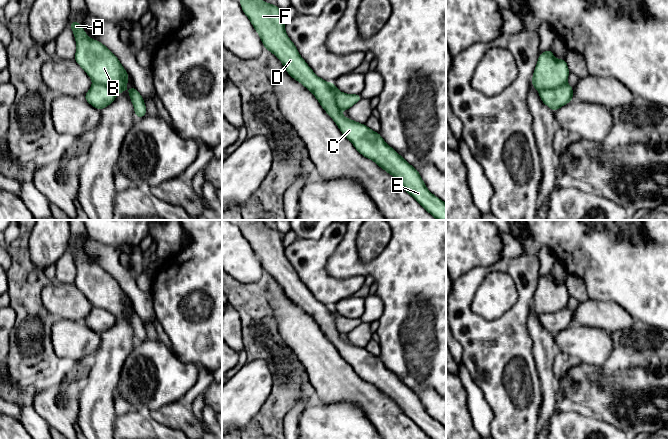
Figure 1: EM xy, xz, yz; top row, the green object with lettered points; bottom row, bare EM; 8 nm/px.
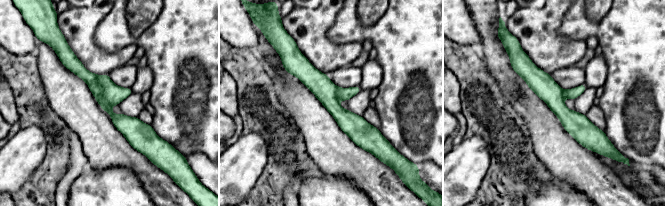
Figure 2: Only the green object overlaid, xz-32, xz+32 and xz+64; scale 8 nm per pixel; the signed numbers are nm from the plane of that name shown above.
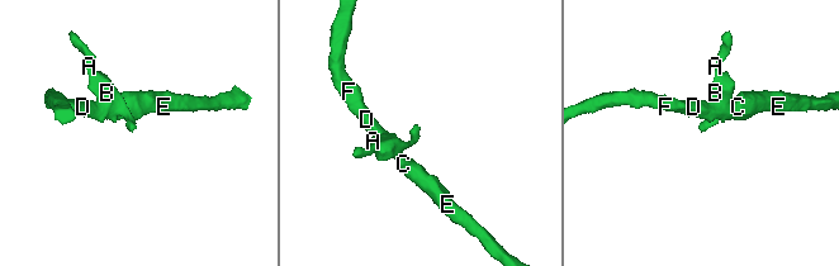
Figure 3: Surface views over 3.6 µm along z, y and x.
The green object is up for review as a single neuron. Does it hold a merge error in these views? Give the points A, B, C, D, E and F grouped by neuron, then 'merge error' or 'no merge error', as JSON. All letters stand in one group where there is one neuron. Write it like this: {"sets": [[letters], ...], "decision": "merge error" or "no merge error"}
{"sets": [["A", "B"], ["C", "D", "E", "F"]], "decision": "merge error"}

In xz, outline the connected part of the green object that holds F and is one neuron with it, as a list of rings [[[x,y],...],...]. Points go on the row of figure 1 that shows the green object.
[[[239,0],[263,46],[283,64],[288,74],[306,87],[333,119],[341,133],[356,150],[392,175],[428,213],[437,220],[446,220],[446,203],[432,194],[416,168],[386,144],[380,133],[349,118],[345,118],[336,104],[335,91],[329,82],[318,77],[300,56],[285,32],[282,11],[263,0]]]

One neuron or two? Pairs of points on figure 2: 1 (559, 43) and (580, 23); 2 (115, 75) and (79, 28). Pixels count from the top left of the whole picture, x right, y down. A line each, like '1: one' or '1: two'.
1: two
2: two

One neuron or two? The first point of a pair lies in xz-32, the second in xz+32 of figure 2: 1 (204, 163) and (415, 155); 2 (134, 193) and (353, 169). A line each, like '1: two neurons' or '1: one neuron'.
1: two neurons
2: two neurons

